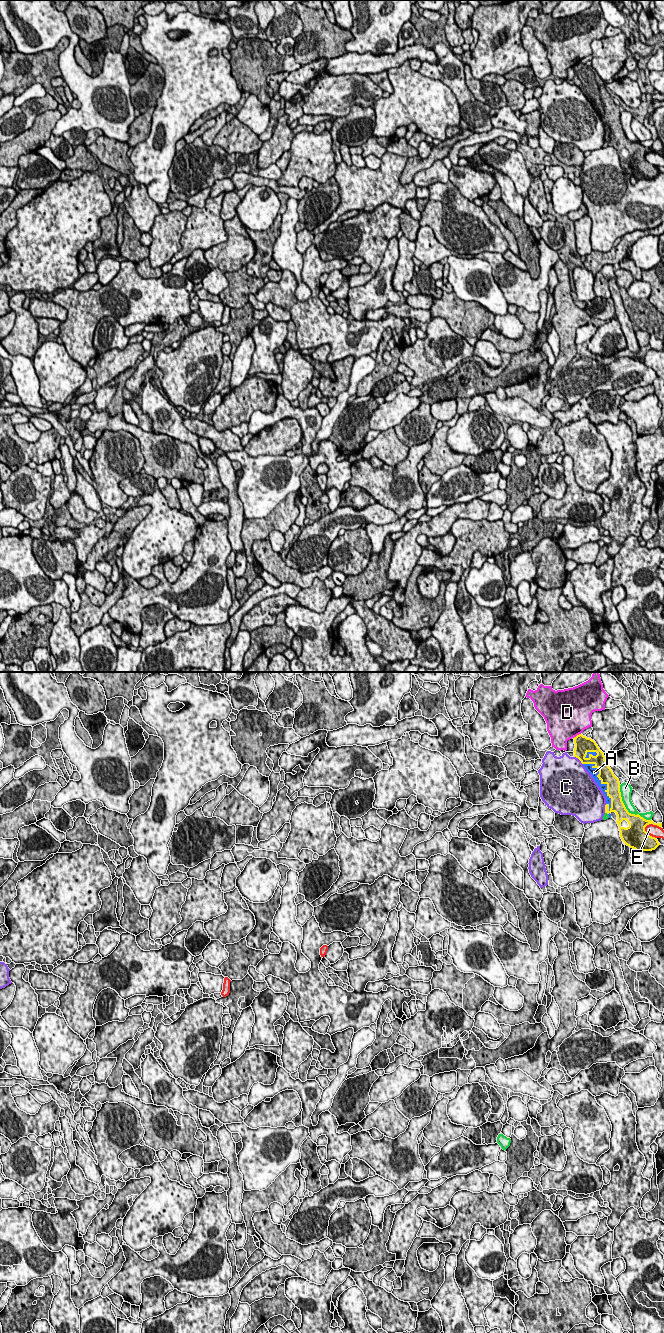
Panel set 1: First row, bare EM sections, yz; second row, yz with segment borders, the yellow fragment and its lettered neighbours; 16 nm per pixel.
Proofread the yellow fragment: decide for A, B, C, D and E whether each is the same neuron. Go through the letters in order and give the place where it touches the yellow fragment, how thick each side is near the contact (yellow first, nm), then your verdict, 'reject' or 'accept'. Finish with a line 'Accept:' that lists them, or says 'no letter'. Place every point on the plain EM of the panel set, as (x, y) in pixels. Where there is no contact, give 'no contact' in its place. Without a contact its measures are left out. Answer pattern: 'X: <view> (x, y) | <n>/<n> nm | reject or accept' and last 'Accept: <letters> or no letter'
A: yz (604, 111) | 240/140 nm | accept
B: yz (626, 137) | 220/160 nm | reject
C: yz (579, 87) | 260/480 nm | reject
D: yz (577, 63) | 260/500 nm | reject
E: yz (646, 160) | 380/190 nm | reject
Accept: A

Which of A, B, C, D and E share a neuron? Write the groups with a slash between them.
A / B / C / D / E

